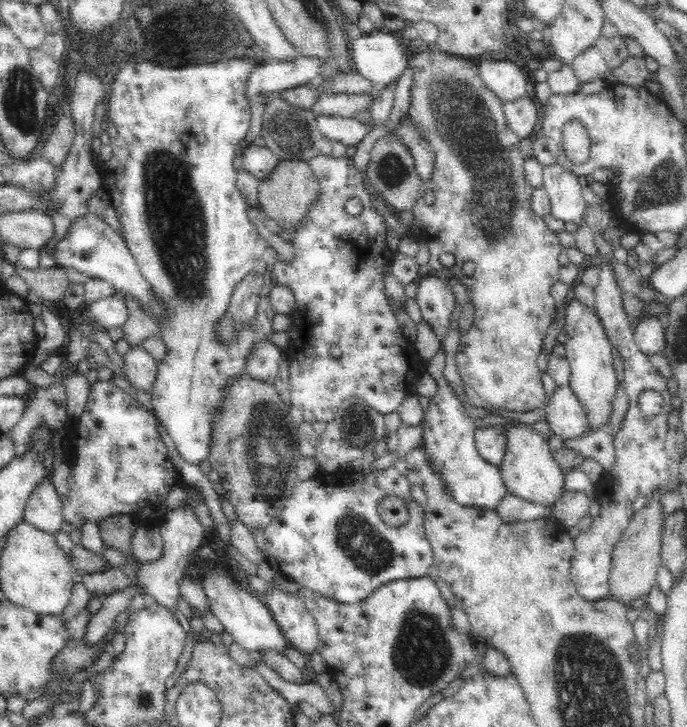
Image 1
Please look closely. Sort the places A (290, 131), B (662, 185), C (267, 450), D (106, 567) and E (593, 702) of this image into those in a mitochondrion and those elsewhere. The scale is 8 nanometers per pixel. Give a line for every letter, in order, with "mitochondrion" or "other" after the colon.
A: mitochondrion
B: mitochondrion
C: mitochondrion
D: other
E: mitochondrion

